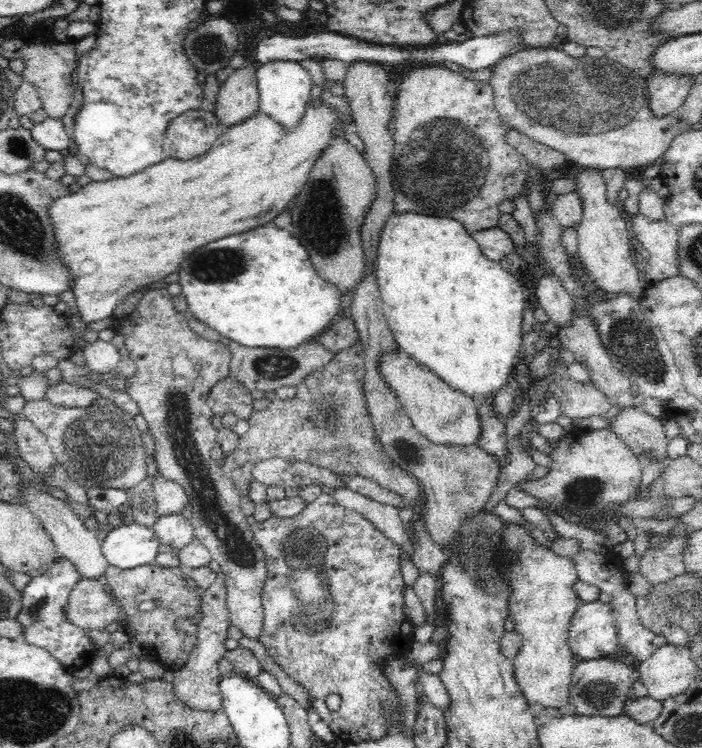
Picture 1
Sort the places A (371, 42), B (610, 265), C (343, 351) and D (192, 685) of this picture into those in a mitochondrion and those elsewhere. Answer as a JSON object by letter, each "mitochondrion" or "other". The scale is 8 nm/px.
{"A":"other","B":"other","C":"other","D":"other"}

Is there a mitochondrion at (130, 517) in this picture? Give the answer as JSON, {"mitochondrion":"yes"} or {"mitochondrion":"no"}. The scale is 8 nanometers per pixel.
{"mitochondrion":"no"}

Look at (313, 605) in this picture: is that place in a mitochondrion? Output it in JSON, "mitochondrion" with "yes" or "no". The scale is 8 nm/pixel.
{"mitochondrion":"yes"}

